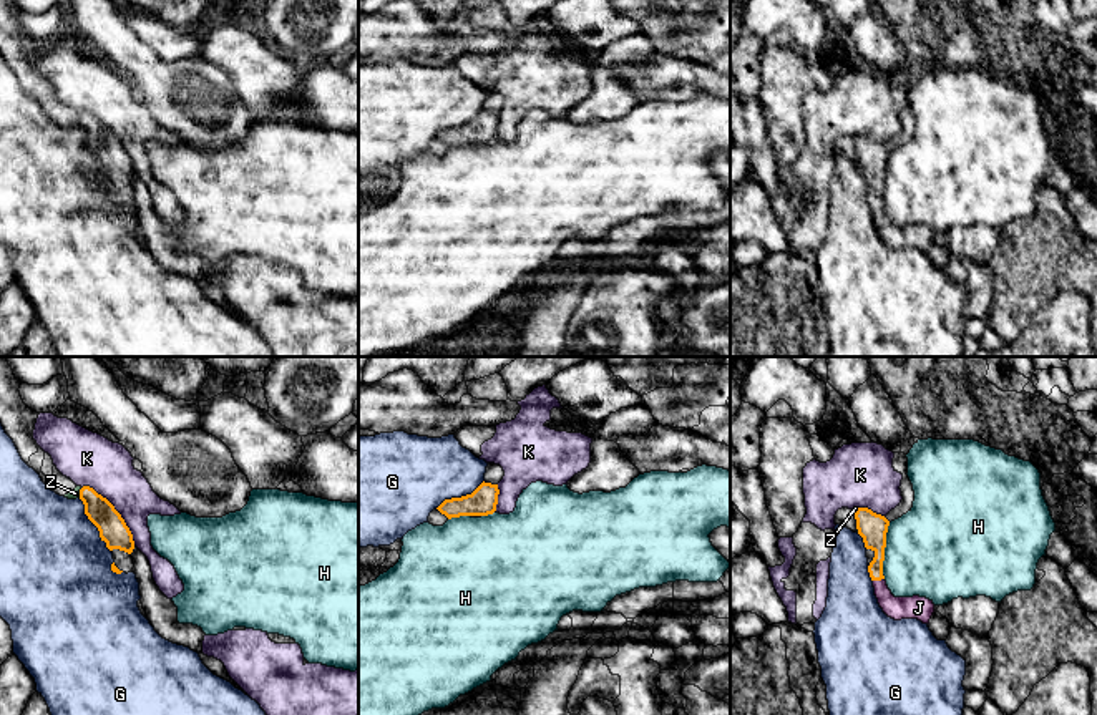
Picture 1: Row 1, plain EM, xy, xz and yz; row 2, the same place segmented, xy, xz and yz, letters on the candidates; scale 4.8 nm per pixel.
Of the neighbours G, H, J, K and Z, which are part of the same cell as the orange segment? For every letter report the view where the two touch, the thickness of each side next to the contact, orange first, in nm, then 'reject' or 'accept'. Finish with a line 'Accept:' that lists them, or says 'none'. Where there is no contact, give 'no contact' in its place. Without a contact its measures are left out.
G: xy | 140/480 nm | reject
H: yz | 140/460 nm | reject
J: yz | 140/110 nm | accept
K: xy | 140/240 nm | reject
Z: xy | 140/50 nm | accept
Accept: J, Z

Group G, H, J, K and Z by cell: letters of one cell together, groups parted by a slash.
G / H / J Z / K

